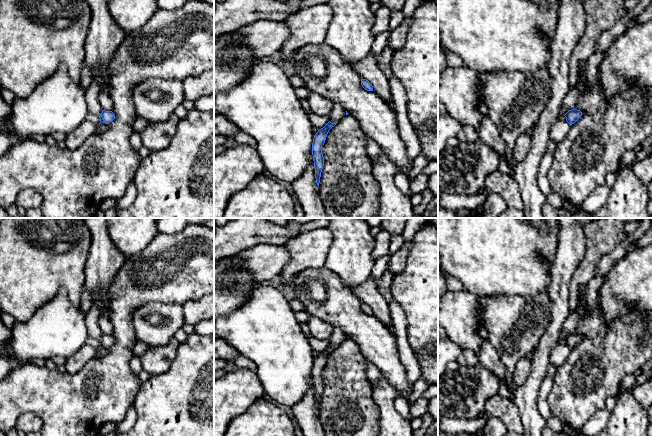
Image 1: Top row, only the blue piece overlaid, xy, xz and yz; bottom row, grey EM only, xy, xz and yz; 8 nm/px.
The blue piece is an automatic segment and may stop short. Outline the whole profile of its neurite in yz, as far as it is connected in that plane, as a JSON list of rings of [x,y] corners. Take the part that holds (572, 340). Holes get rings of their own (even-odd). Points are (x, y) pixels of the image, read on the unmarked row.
[[[574,332],[569,334],[564,340],[566,341],[566,345],[572,349],[582,340],[582,336]]]

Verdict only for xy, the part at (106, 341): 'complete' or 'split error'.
complete

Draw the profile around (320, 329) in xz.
[[[309,316],[307,324],[312,337],[315,337],[316,339],[329,340],[333,333],[333,327],[331,324],[318,317]]]

